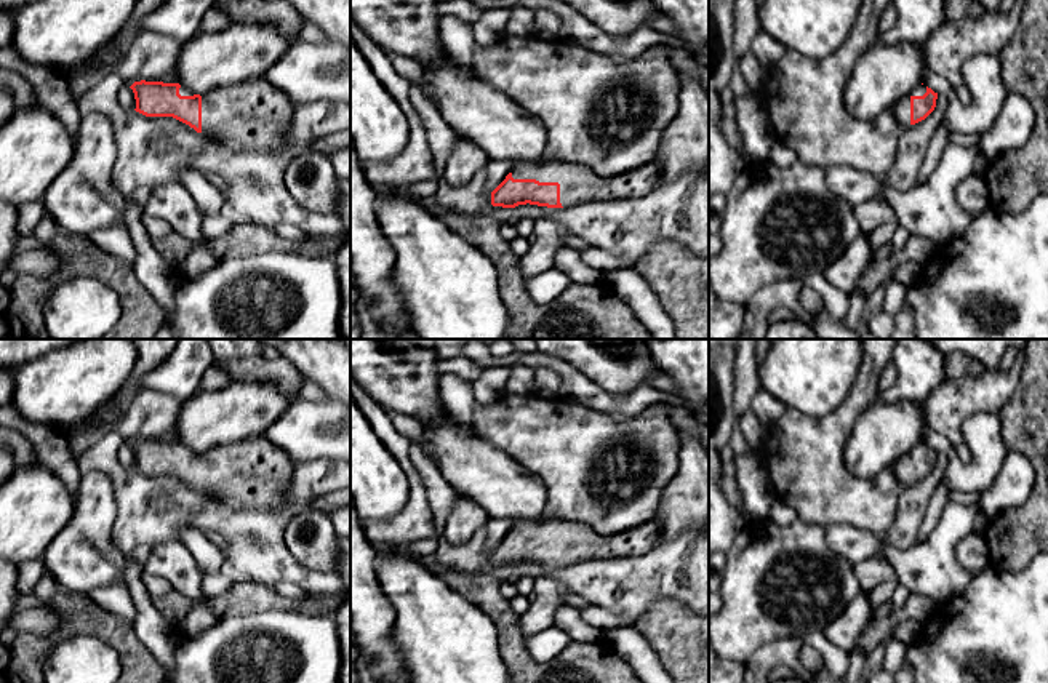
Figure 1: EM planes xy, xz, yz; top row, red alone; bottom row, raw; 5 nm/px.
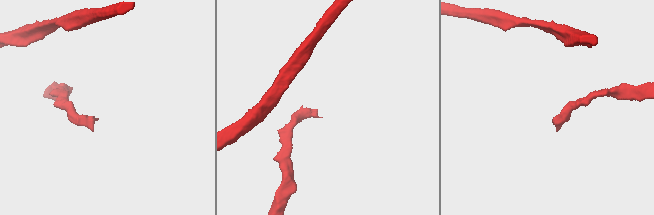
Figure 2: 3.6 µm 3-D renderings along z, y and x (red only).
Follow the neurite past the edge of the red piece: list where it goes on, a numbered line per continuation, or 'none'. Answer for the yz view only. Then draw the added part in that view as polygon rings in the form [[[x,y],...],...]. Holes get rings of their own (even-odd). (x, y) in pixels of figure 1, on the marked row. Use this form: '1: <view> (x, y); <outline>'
1: yz (901, 109); [[[920,85],[915,88],[910,94],[901,98],[894,106],[891,107],[893,115],[898,118],[902,128],[910,126],[910,98],[912,96],[923,96],[926,93],[926,86]]]

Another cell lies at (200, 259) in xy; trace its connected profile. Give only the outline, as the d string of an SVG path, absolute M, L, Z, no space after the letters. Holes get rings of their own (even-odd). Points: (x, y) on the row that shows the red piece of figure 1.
M200 245L184 258L178 267L178 274L184 278L195 278L214 267L216 262L218 259L213 256L213 253L205 245Z

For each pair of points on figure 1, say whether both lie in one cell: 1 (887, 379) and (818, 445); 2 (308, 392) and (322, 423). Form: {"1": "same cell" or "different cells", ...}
{"1": "different cells", "2": "different cells"}

